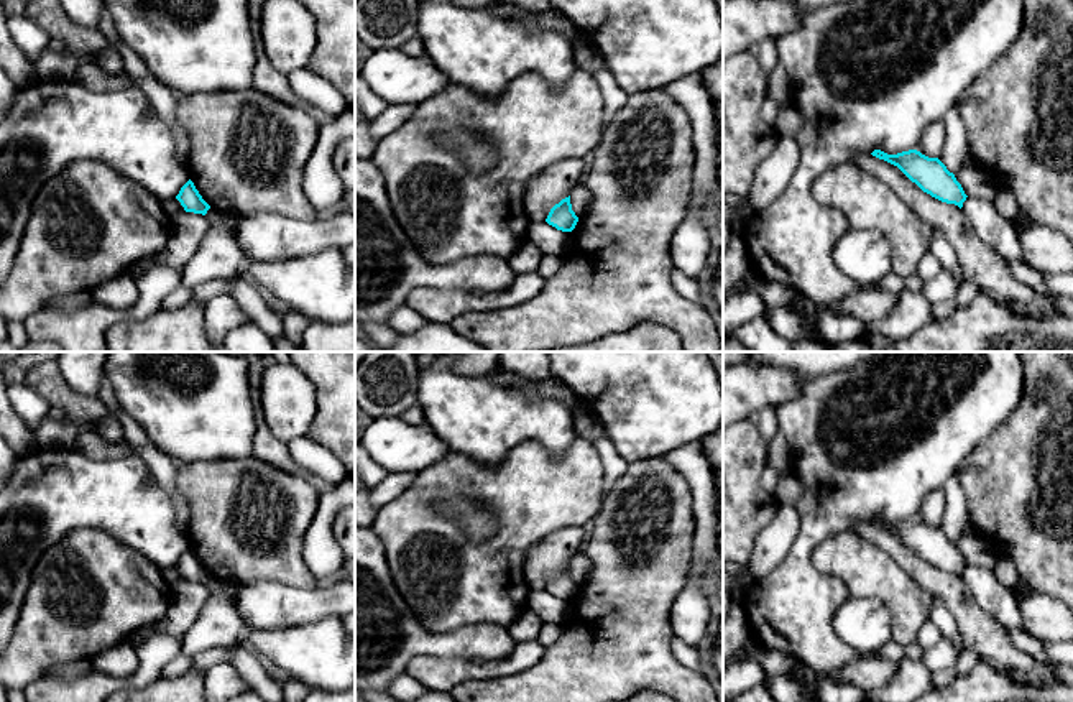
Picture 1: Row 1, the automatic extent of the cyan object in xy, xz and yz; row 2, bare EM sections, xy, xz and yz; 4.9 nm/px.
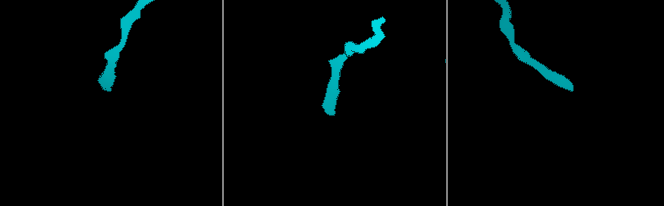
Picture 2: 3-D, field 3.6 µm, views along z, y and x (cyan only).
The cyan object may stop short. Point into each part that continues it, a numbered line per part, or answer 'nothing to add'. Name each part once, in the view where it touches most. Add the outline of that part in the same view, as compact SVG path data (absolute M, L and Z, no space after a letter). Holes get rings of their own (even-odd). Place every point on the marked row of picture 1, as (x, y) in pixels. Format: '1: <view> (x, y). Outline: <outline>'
nothing to add

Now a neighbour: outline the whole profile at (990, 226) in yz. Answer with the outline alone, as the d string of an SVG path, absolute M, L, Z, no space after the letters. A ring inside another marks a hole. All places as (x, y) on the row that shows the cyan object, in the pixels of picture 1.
M966 197L961 210L974 233L999 256L1027 263L1015 229L999 214L994 201Z

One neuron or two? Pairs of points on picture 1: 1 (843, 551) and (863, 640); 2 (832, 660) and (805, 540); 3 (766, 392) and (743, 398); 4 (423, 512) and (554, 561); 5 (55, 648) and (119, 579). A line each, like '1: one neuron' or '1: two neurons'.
1: two neurons
2: one neuron
3: one neuron
4: two neurons
5: one neuron

